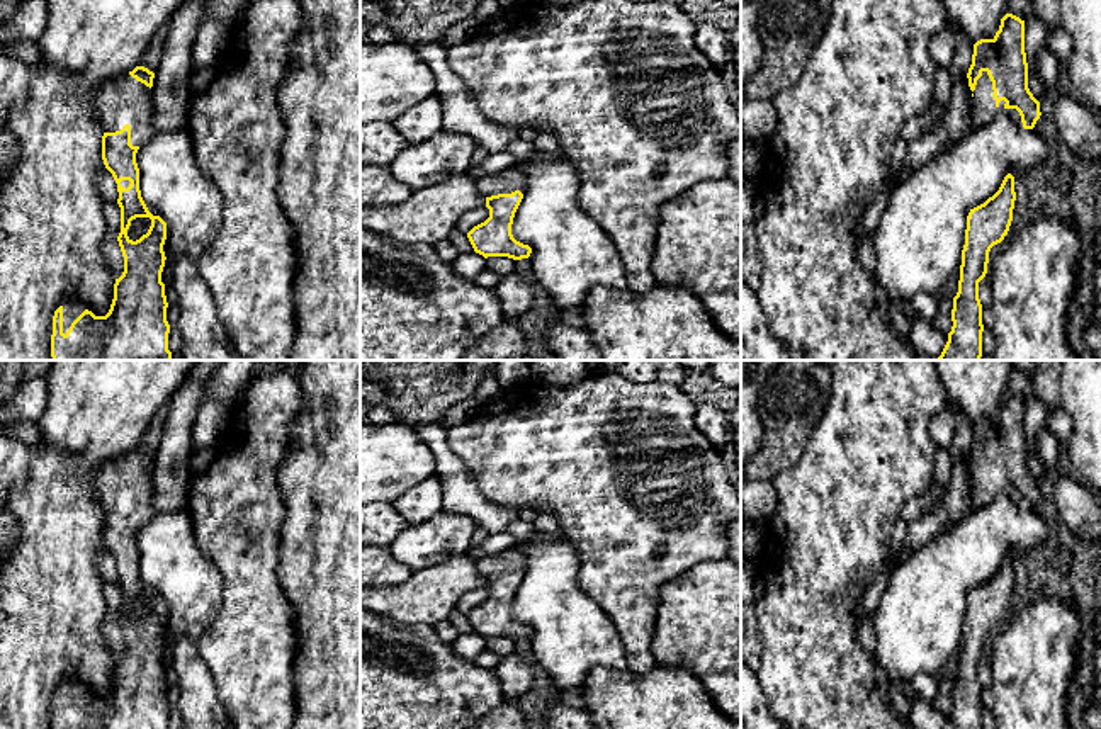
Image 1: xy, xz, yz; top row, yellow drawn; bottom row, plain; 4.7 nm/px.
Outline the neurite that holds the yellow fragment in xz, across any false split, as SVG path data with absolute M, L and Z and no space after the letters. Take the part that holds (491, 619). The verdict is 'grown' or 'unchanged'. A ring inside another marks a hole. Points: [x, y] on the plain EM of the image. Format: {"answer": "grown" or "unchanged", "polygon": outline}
{"answer": "grown", "polygon": "M511 547L477 559L476 566L488 568L491 573L486 578L489 598L467 613L474 632L484 639L528 639L532 629L517 622L511 615L513 598L525 573L523 554L517 547Z"}

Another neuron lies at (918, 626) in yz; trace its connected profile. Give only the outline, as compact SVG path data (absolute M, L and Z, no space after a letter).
M1004 489L987 505L974 508L951 530L904 557L894 569L880 605L873 612L875 656L887 676L892 681L911 681L919 673L940 675L948 659L960 653L968 593L992 578L1008 554L1016 561L1048 540L1048 523L1035 508L1023 508L1016 489Z

